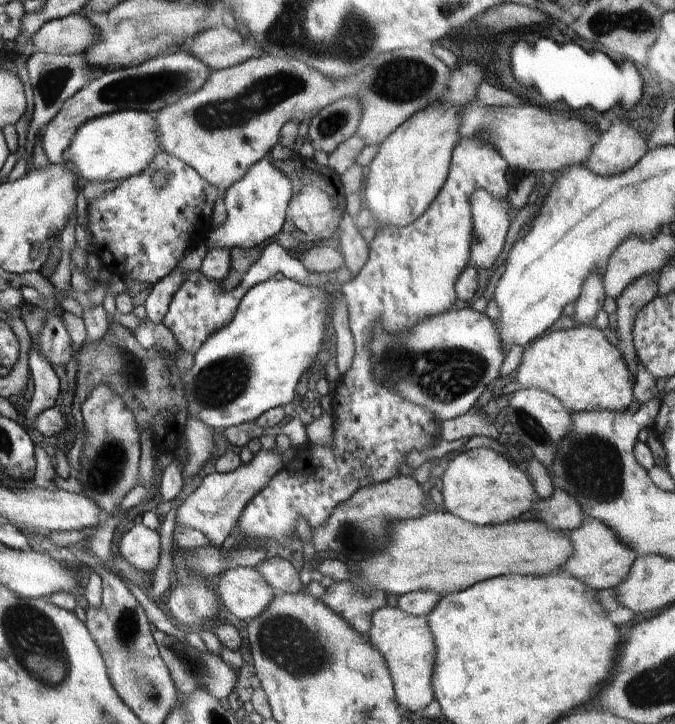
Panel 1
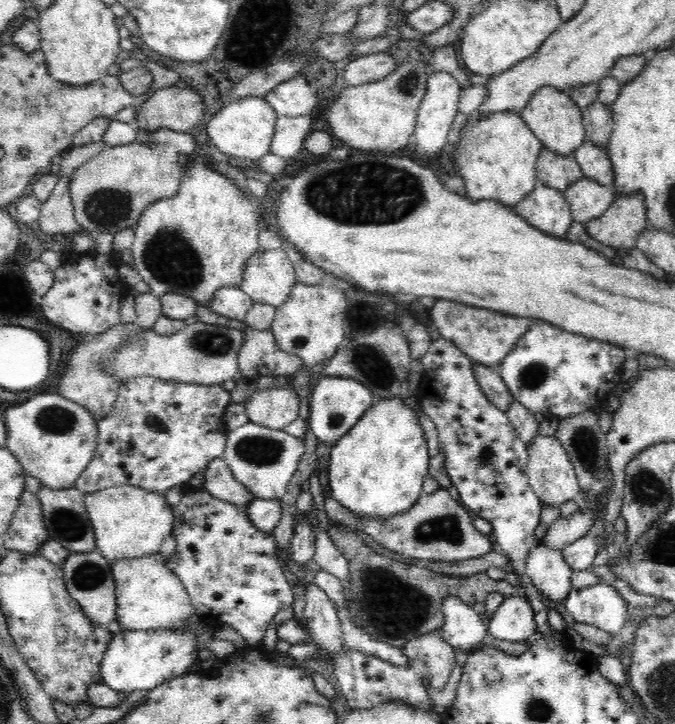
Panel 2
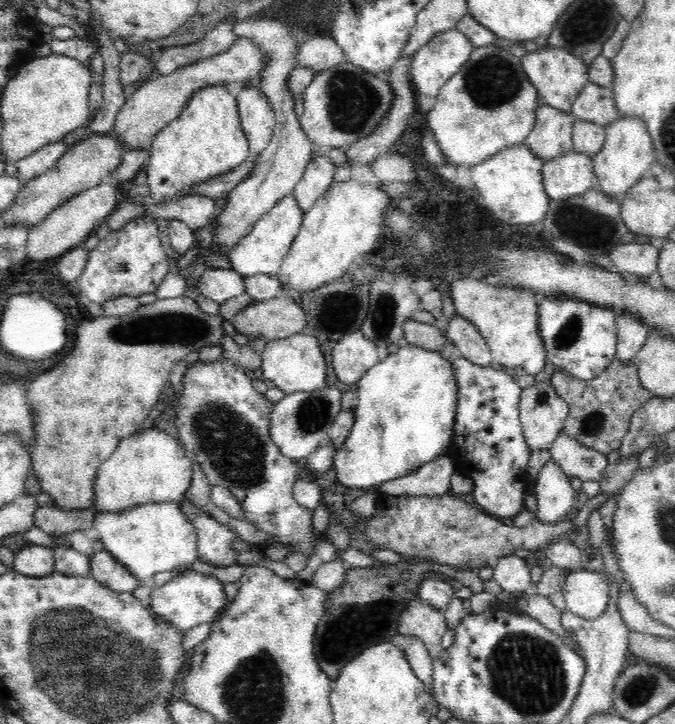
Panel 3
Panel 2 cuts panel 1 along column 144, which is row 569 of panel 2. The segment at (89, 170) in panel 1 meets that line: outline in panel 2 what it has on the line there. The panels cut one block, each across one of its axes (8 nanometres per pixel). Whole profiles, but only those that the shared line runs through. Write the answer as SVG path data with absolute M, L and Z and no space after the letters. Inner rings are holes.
M160 553L150 554L150 556L142 556L142 558L124 558L124 560L116 560L111 565L113 579L115 580L116 595L116 618L120 623L121 630L178 630L178 628L186 628L188 622L193 626L193 632L197 636L197 640L212 641L214 633L210 628L209 622L205 621L196 611L196 607L192 605L188 591L182 584L182 581L165 565L166 558Z

